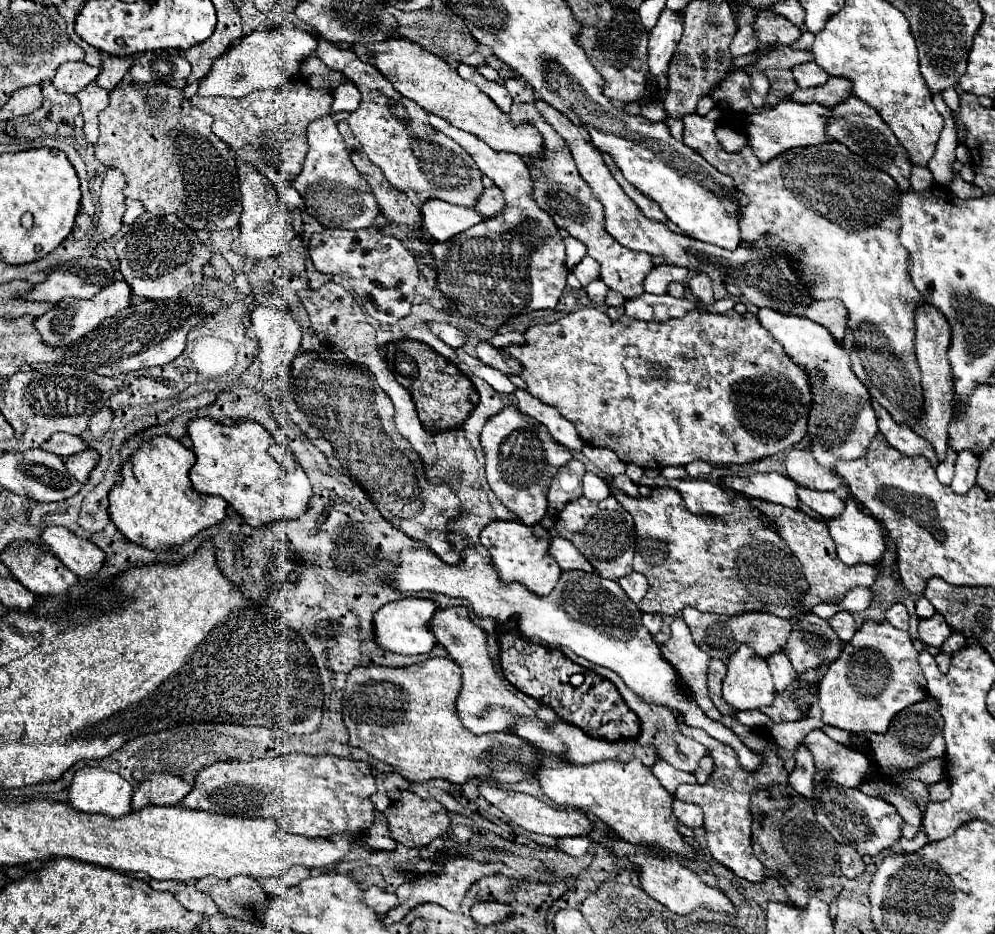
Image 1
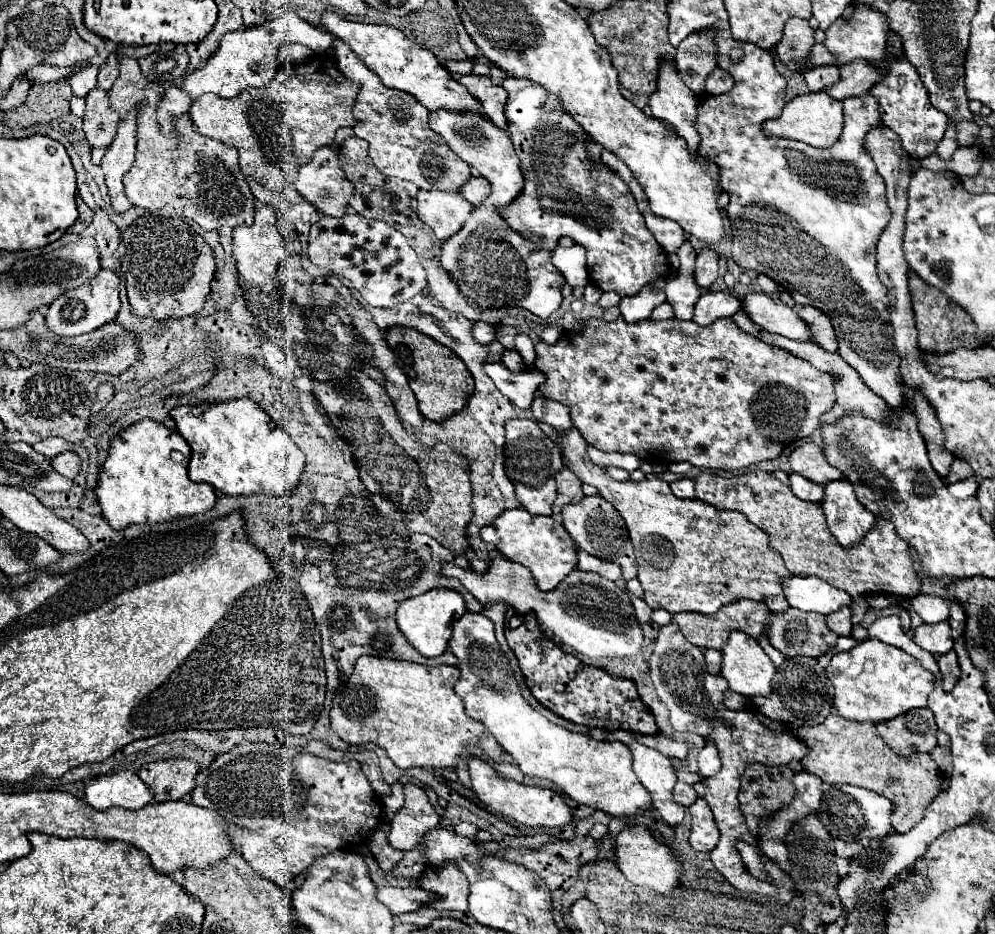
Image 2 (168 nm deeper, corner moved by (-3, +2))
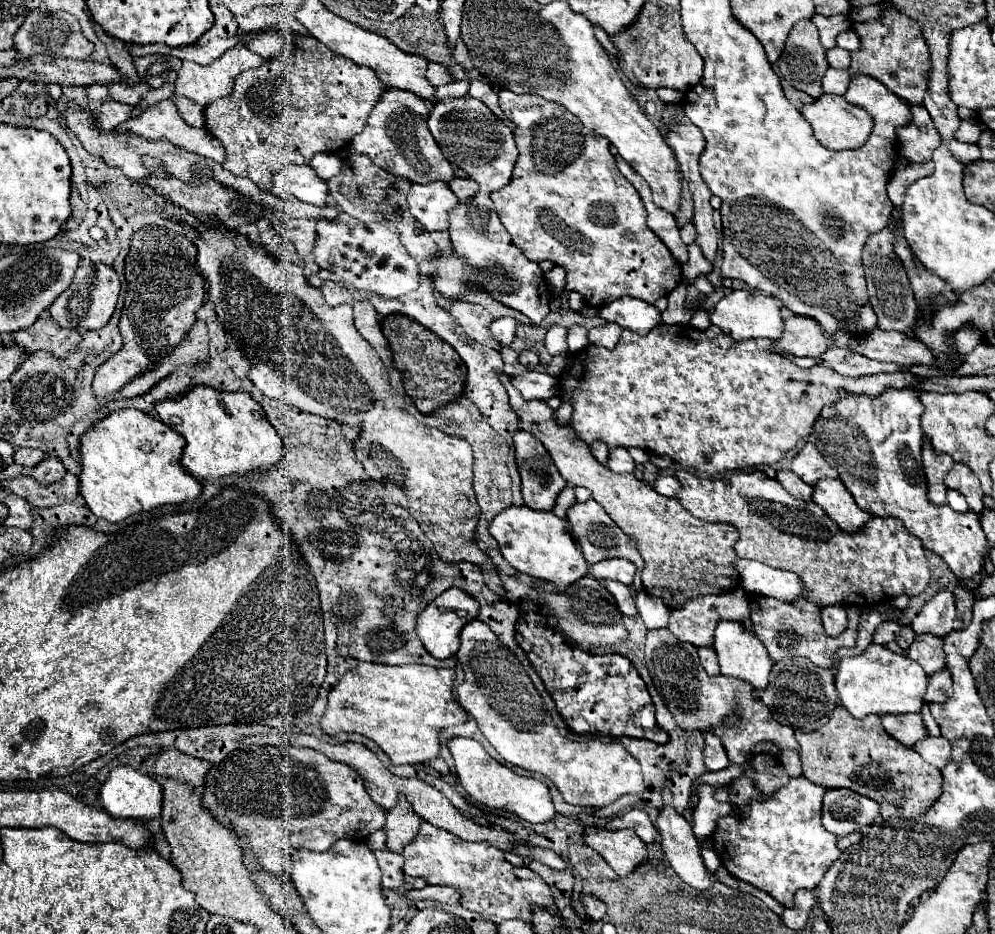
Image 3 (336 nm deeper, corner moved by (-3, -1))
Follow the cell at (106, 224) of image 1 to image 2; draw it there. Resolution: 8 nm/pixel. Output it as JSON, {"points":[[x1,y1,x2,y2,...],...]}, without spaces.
{"points":[[130,113,124,121,120,121,116,139,106,149,100,165,106,175,108,195,112,201,112,209,116,213,124,213,132,207,132,203,124,195,122,175,132,167,134,153,136,153,136,113]]}

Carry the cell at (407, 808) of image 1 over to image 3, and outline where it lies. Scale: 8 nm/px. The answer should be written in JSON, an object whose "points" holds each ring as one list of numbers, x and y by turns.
{"points":[[400,796,398,804,386,812,386,848,390,852,402,854,404,846,416,836,420,822,422,818,414,812,414,808,410,808,410,802]]}

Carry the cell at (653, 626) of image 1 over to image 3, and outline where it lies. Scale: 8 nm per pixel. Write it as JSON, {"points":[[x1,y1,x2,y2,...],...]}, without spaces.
{"points":[[600,580,600,584,614,596,618,610,624,616,636,616,638,614,636,604,634,604,634,596,632,596,632,592,630,592,628,586,624,586,620,582,614,582,614,580]]}

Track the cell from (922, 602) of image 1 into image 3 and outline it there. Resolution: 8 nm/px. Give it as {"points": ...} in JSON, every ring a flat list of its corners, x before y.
{"points":[[940,590,930,602,922,606,922,612,912,620,910,628,920,634,932,634,944,638,944,634,952,632,952,622,956,616,954,594,950,590]]}

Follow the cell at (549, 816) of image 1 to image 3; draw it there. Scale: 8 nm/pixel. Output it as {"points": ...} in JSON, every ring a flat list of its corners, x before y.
{"points":[[454,736,448,740,448,750,454,758,454,766,456,766,456,774,458,780,462,784,462,788,480,804,488,806,488,808,498,808,498,810,506,810,512,812,516,816,520,816,526,822,538,824,538,822,548,822,554,818,556,810,554,804,550,800,550,792,548,786,540,780,536,780,534,776,520,776,516,772,512,772,510,768,506,768,504,764,496,762,484,748,480,742,472,740,472,738,462,738,462,736]]}

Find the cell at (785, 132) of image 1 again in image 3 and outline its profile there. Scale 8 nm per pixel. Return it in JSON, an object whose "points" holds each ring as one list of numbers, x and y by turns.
{"points":[[824,94,820,96,816,102,812,104,806,104,804,110,802,110,802,116,810,122,816,138,826,146,826,148,832,148,832,150,842,150,842,148,858,148,858,146,864,146,866,144,866,138,870,136,872,132,872,116,860,108,860,106,854,106,850,104,844,96,832,96,832,94]]}

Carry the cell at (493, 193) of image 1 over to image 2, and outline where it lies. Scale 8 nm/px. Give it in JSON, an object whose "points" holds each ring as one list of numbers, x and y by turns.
{"points":[[472,177,464,187,462,187,462,195,474,205,478,207,478,203,482,203,482,199,486,199,486,195,490,195,490,183,482,177]]}

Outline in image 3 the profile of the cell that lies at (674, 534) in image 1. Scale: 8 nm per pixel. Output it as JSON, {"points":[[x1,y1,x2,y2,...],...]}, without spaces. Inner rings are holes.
{"points":[[498,372,498,378,508,392,512,410,522,422,522,430,534,434,544,444,562,478,572,486,588,488,592,498,608,512,608,516,638,542,640,554,646,562,646,568,642,570,642,582,648,594,662,598,670,608,678,608,690,598,728,592,740,582,736,570,732,568,736,562,732,546,738,540,738,530,734,526,702,522,684,510,676,498,660,496,652,486,644,484,634,474,612,472,592,456,586,442,574,434,570,424,556,422,554,410,546,402,524,400,522,394,512,386,510,374],[700,576,712,580,702,580]]}

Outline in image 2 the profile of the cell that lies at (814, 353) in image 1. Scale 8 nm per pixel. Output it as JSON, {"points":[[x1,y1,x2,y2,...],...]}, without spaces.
{"points":[[748,293,742,301,742,309,756,325,770,333,774,331,802,343,810,341,810,327,806,327,788,305,770,299,766,293]]}

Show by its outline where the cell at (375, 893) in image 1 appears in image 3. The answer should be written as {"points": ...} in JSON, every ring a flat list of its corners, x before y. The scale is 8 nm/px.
{"points":[[426,886,422,890,408,890,406,892,408,900,436,900,442,904,458,904,462,894,454,890,454,886]]}

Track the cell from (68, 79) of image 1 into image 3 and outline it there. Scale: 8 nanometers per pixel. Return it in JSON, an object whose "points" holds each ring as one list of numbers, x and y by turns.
{"points":[[92,84,92,86,88,86,86,94,88,94,90,100,96,100,96,102,106,102,106,100,110,100,110,96,108,96,108,86,104,86,104,84]]}

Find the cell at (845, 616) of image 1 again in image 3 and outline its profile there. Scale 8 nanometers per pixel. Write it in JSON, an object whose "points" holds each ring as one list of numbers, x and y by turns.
{"points":[[826,606,822,610,822,626,828,636,840,636,848,626,848,616,844,606]]}

